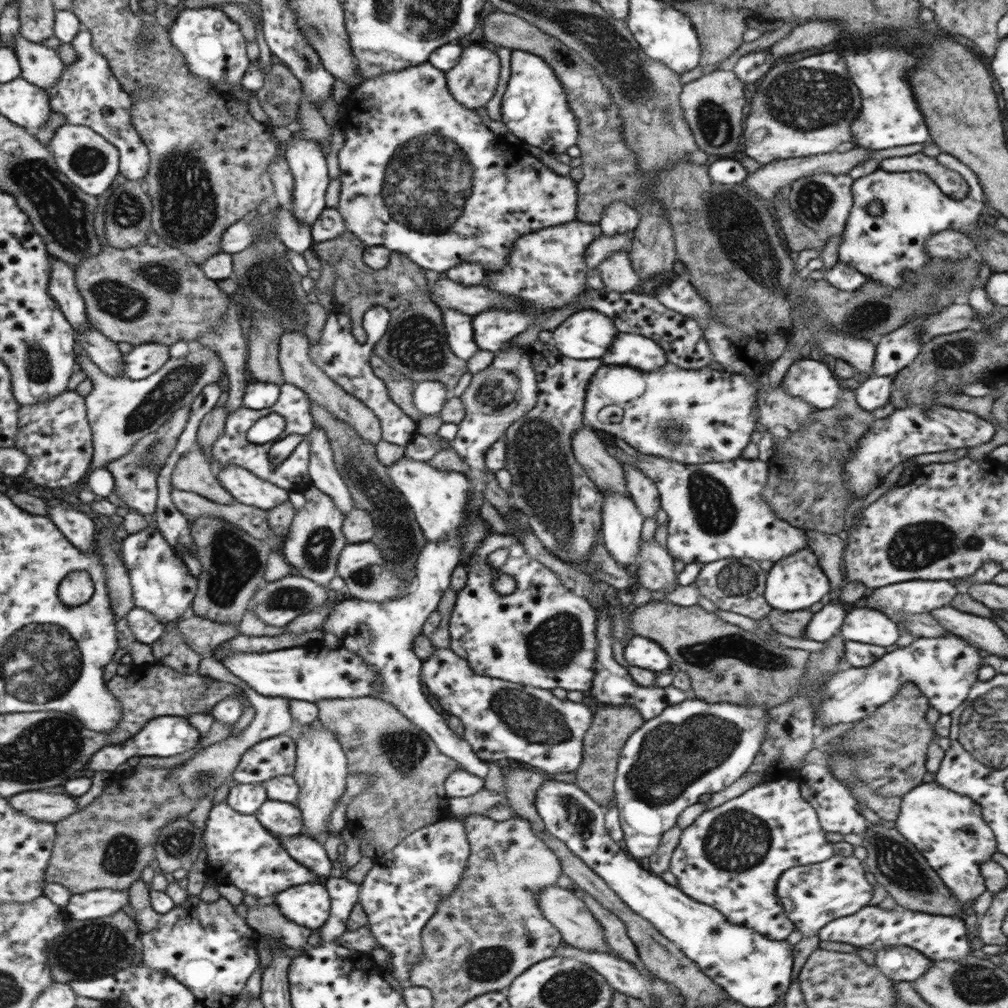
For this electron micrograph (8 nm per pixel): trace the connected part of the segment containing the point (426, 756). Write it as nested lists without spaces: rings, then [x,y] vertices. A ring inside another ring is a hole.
[[[364,696],[349,697],[348,699],[318,700],[316,706],[318,707],[319,714],[314,725],[324,726],[328,732],[332,732],[340,741],[347,758],[349,772],[370,775],[373,778],[372,785],[370,785],[366,791],[362,791],[362,794],[354,797],[352,803],[350,803],[347,808],[346,828],[350,829],[359,838],[359,847],[362,856],[372,856],[375,858],[386,854],[386,852],[391,851],[405,836],[412,834],[419,826],[434,824],[439,820],[451,816],[450,811],[447,809],[446,801],[448,798],[446,797],[445,780],[452,771],[462,769],[460,768],[459,762],[456,762],[446,754],[442,754],[442,752],[438,750],[436,743],[426,735],[426,732],[423,732],[419,727],[416,727],[408,720],[408,718],[404,717],[392,703],[384,702],[384,700],[377,699],[376,697]]]

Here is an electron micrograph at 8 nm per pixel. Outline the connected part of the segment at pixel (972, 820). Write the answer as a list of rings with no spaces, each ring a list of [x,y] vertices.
[[[935,782],[921,783],[901,798],[900,812],[894,823],[898,832],[924,855],[928,864],[938,873],[942,882],[962,906],[972,904],[975,898],[987,889],[981,866],[995,855],[997,840],[982,816],[982,807],[974,800],[954,793]]]

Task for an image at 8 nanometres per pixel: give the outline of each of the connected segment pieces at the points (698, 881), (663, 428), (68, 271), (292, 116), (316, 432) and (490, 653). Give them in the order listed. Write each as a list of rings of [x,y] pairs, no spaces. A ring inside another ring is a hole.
[[[785,778],[760,783],[710,810],[682,831],[669,870],[686,896],[719,910],[734,924],[752,928],[772,940],[786,941],[794,931],[777,895],[780,875],[793,866],[816,864],[834,856],[815,808],[802,797],[799,784]]]
[[[667,362],[662,368],[657,368],[652,372],[644,372],[637,368],[630,368],[629,366],[614,366],[603,364],[596,374],[590,379],[585,396],[583,424],[593,427],[595,430],[601,430],[614,436],[614,438],[622,438],[630,447],[636,449],[642,455],[651,455],[656,457],[663,457],[664,459],[675,460],[680,464],[704,464],[704,463],[718,463],[740,458],[744,448],[748,446],[748,442],[752,440],[752,432],[756,429],[757,420],[759,419],[759,412],[757,410],[757,400],[759,399],[757,386],[755,380],[747,379],[744,375],[731,373],[726,370],[717,371],[710,369],[710,367],[698,369],[678,368],[675,364]],[[606,406],[621,406],[622,416],[621,422],[606,423],[601,422],[598,418],[600,410]]]
[[[54,257],[51,265],[50,293],[58,301],[64,317],[75,325],[76,330],[92,327],[87,320],[86,301],[79,291],[74,268]]]
[[[275,60],[269,70],[270,78],[256,97],[269,118],[268,124],[289,126],[297,118],[303,97],[301,82],[282,62]]]
[[[313,427],[304,437],[309,440],[310,461],[308,472],[314,487],[332,497],[334,504],[345,517],[355,508],[349,488],[342,480],[336,465],[334,454],[324,429]]]
[[[489,533],[475,550],[471,566],[467,571],[467,583],[457,593],[449,620],[451,650],[466,660],[474,673],[481,676],[518,682],[524,687],[550,691],[562,688],[570,692],[583,693],[592,687],[595,674],[596,649],[599,645],[595,613],[581,591],[572,592],[564,587],[558,575],[539,561],[532,559],[514,536]],[[498,548],[508,549],[508,558],[501,569],[488,565],[488,554]],[[502,572],[515,578],[516,590],[512,596],[502,596],[491,586],[493,578]]]

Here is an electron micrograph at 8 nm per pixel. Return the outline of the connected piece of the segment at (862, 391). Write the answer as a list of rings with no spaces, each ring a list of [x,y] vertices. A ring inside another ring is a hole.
[[[869,375],[855,389],[857,403],[867,411],[884,406],[890,400],[894,376]]]

